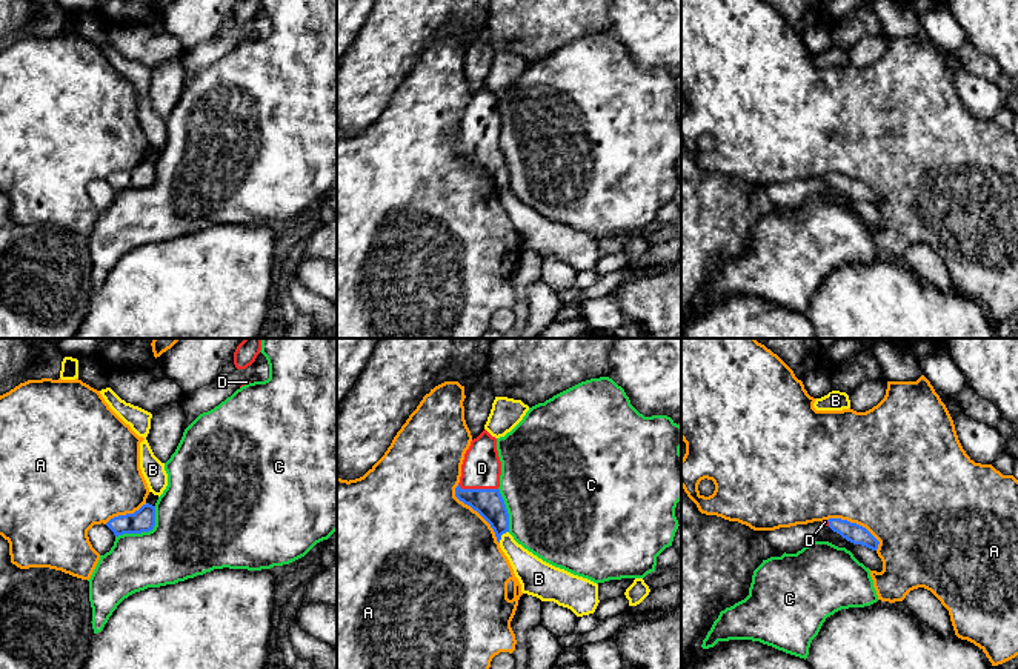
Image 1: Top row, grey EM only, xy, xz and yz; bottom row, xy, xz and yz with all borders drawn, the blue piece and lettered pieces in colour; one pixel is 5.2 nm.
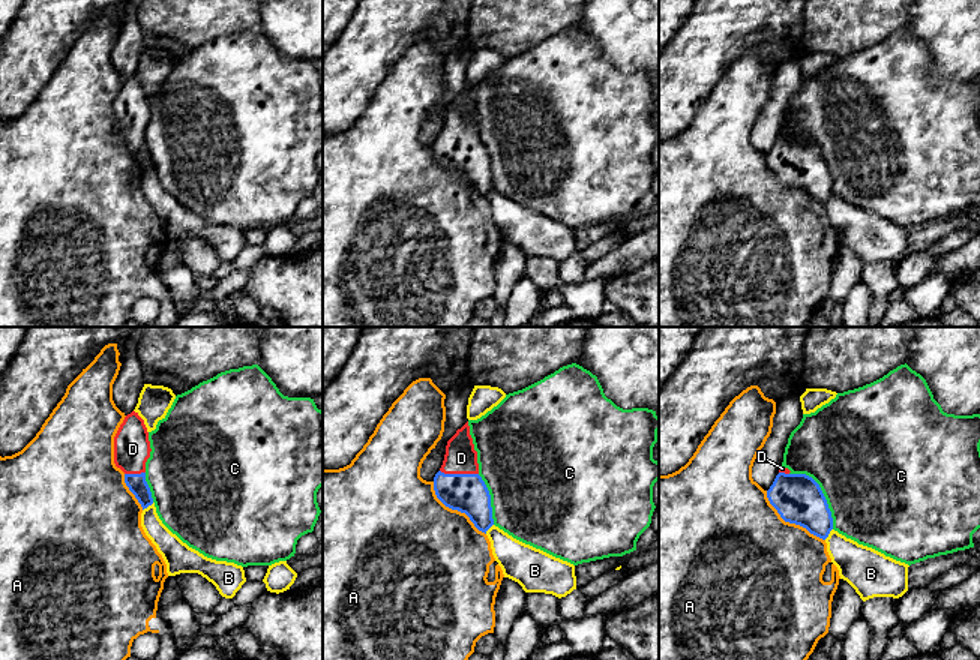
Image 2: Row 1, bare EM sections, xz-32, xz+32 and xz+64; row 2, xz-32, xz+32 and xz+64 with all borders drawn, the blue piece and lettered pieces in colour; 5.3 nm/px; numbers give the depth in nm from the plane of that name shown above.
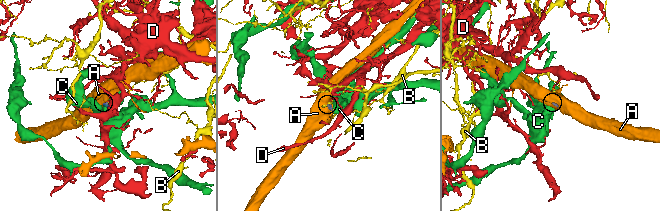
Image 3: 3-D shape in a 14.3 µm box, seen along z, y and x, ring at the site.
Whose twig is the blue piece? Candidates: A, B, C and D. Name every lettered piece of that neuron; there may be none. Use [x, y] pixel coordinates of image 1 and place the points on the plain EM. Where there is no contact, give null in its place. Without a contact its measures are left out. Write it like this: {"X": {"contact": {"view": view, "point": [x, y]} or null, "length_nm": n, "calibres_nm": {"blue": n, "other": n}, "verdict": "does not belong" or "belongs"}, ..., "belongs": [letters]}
{"A": {"contact": {"view": "xz", "point": [477, 166]}, "length_nm": 380, "calibres_nm": {"blue": 150, "other": 500}, "verdict": "does not belong"}, "B": {"contact": {"view": "xz", "point": [502, 189]}, "length_nm": 80, "calibres_nm": {"blue": 150, "other": 160}, "verdict": "does not belong"}, "C": {"contact": {"view": "xy", "point": [145, 186]}, "length_nm": 280, "calibres_nm": {"blue": 130, "other": 420}, "verdict": "does not belong"}, "D": {"contact": {"view": "xz", "point": [477, 145]}, "length_nm": 220, "calibres_nm": {"blue": 150, "other": 200}, "verdict": "belongs"}, "belongs": ["D"]}

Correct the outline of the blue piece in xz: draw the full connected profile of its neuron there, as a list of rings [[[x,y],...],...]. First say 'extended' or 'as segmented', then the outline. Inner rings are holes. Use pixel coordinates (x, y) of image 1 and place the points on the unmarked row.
extended; [[[484,85],[464,109],[455,152],[491,180],[498,198],[509,188],[509,169],[498,145],[500,131],[497,94]]]

